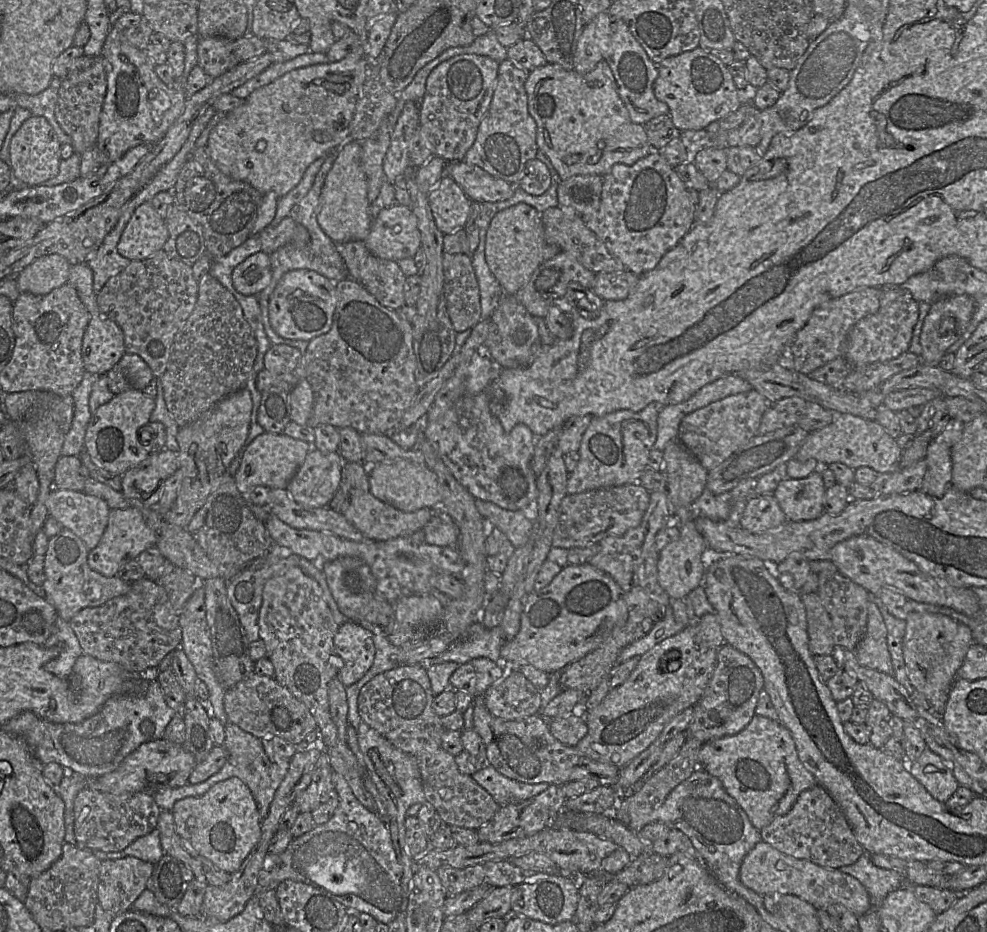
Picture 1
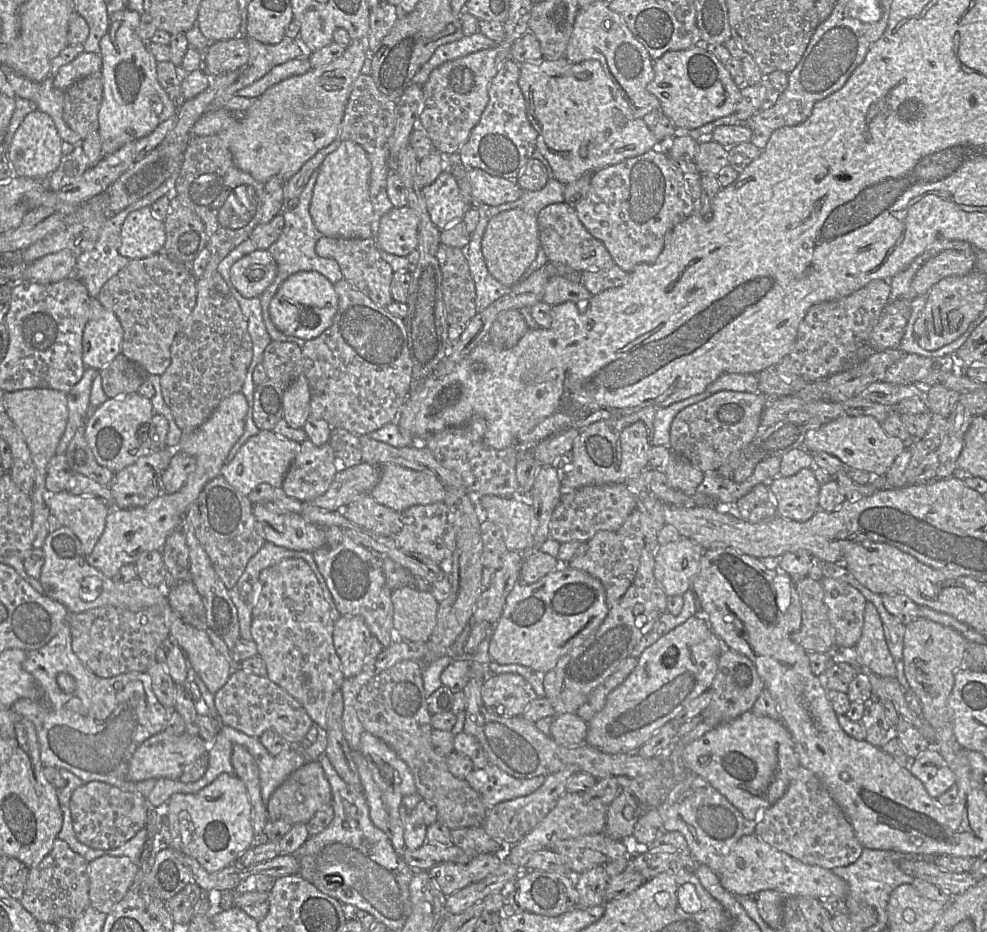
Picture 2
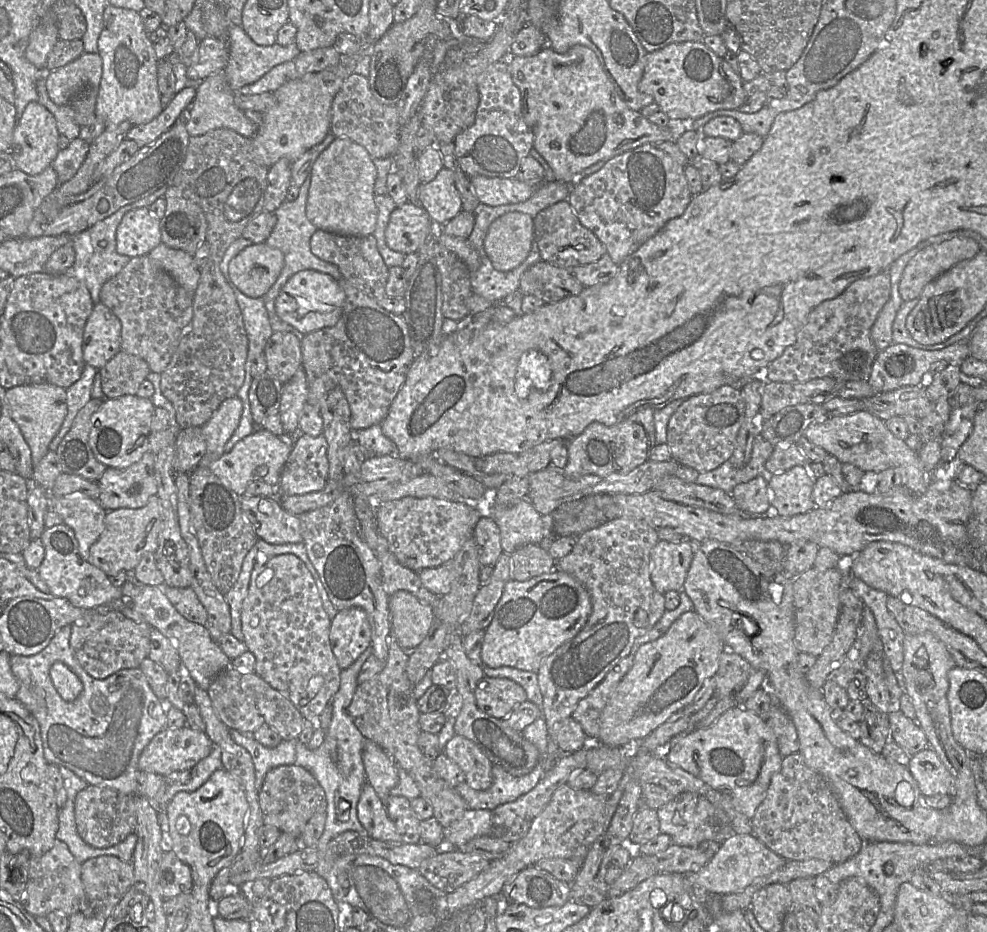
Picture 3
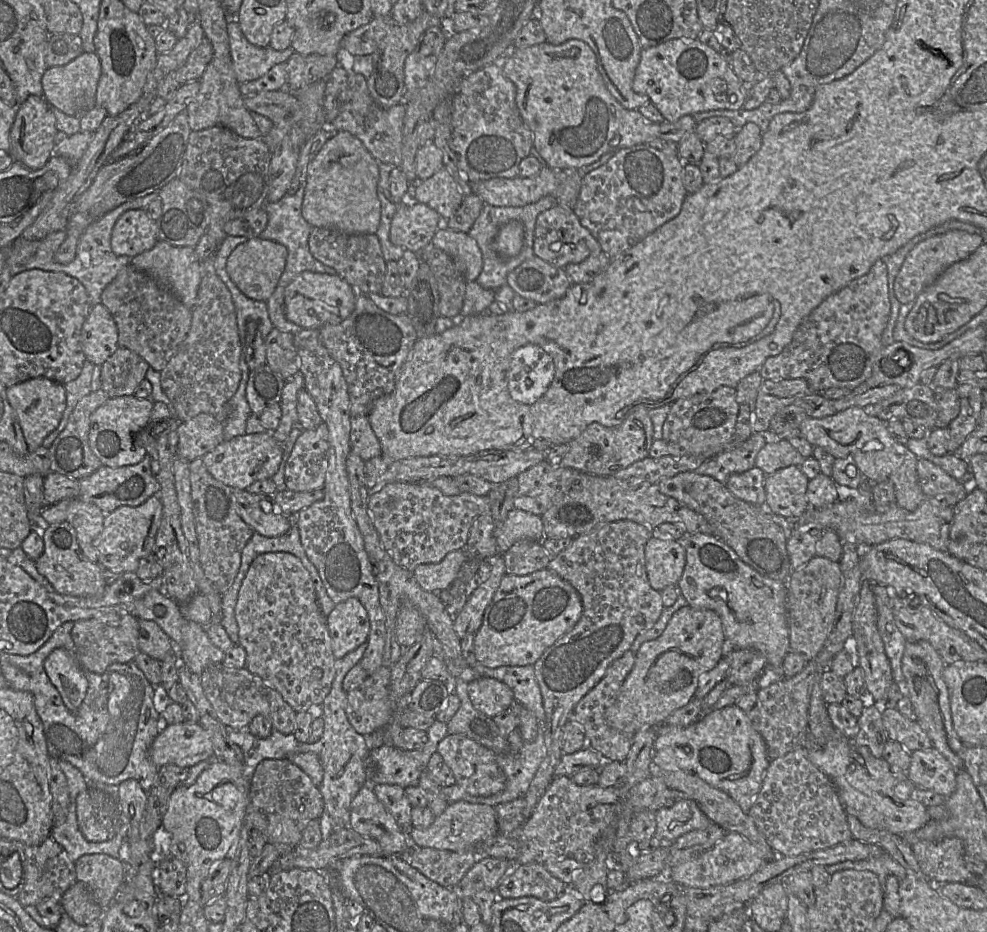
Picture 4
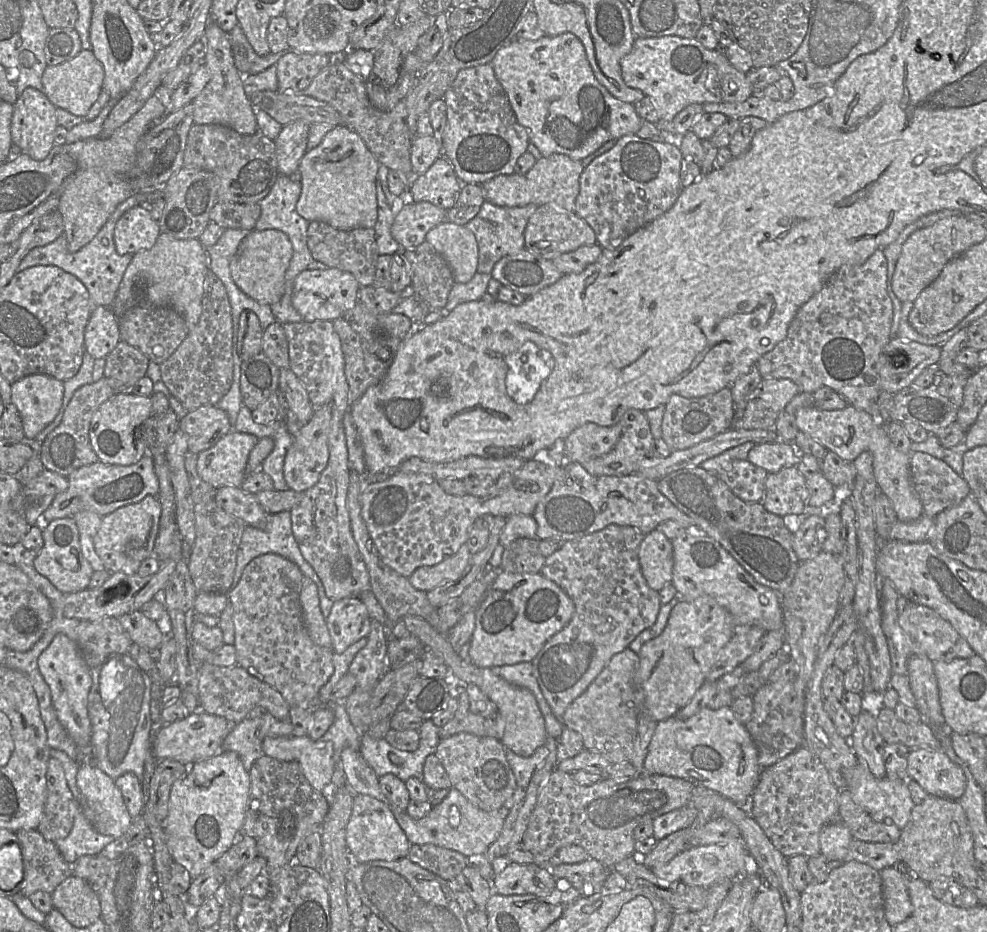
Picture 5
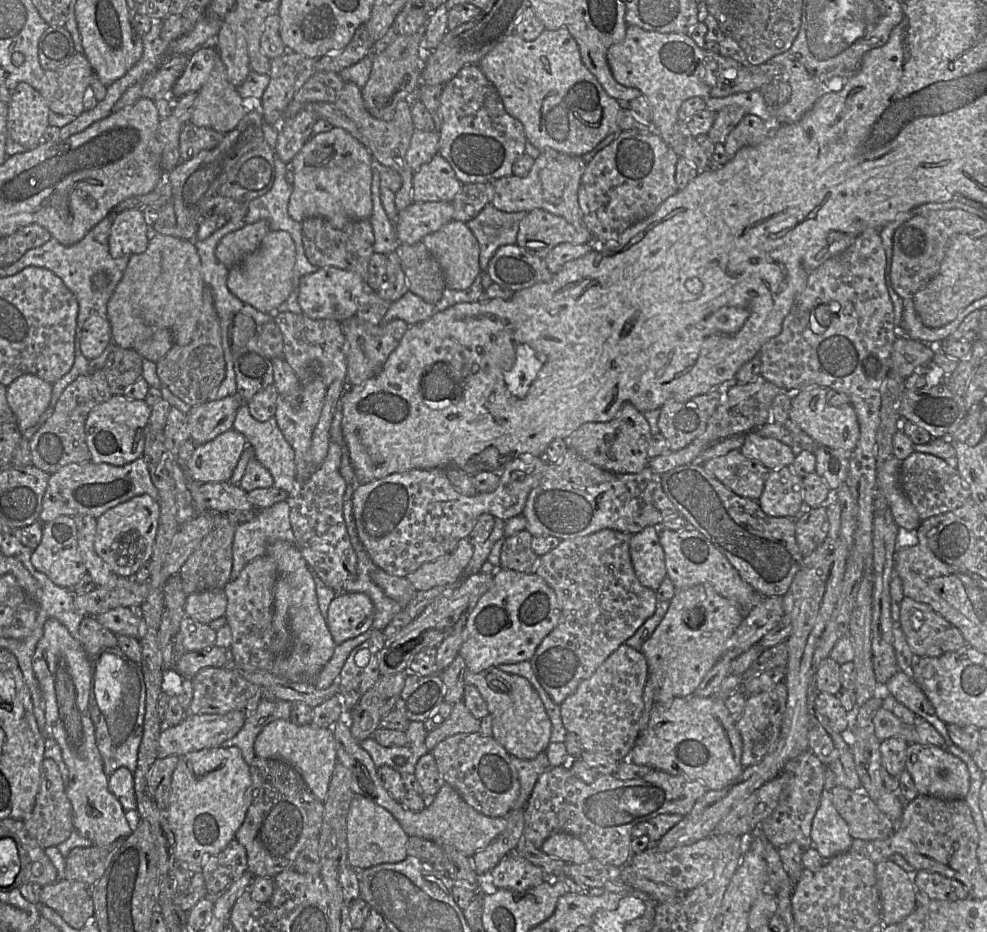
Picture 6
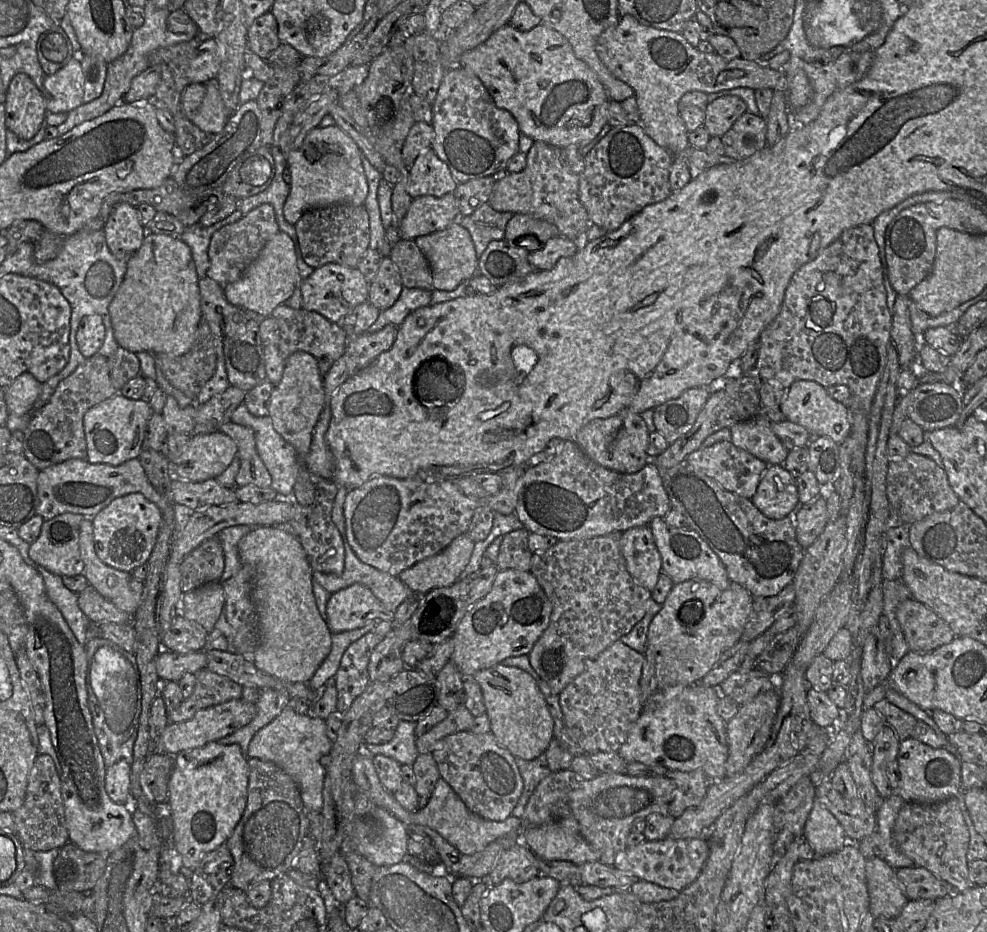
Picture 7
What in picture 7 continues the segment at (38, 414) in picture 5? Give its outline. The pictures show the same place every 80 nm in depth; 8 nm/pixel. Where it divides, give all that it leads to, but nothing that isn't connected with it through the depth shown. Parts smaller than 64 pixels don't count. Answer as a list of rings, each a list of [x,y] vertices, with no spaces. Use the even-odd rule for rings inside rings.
[[[23,373],[5,388],[9,413],[24,415],[31,411],[42,391],[42,383],[33,375]]]

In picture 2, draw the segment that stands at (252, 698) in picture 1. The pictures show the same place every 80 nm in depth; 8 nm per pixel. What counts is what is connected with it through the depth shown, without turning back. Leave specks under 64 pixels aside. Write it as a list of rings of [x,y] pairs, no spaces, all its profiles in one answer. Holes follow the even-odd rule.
[[[241,668],[233,669],[228,681],[214,694],[214,701],[219,713],[219,721],[222,725],[232,727],[251,737],[259,738],[263,732],[271,730],[280,735],[289,744],[300,745],[314,724],[303,706],[288,692],[267,677],[255,675]]]

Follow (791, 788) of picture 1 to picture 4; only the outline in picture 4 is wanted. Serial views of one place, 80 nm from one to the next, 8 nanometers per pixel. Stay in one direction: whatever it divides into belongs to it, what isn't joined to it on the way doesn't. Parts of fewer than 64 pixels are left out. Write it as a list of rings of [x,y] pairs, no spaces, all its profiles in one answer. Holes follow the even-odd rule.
[[[735,704],[703,713],[696,722],[688,726],[681,727],[667,723],[659,724],[652,747],[651,759],[651,774],[656,774],[659,771],[674,770],[693,773],[710,786],[727,793],[746,813],[749,812],[761,790],[764,776],[770,764],[763,737],[755,729],[753,722],[746,716],[743,710]]]

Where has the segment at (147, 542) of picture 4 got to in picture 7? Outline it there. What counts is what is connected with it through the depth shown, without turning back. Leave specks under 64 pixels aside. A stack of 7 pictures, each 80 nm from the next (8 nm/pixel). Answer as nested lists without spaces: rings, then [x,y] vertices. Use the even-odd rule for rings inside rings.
[[[130,493],[112,500],[93,518],[94,549],[98,558],[119,571],[132,570],[147,563],[156,543],[162,513],[141,493]]]

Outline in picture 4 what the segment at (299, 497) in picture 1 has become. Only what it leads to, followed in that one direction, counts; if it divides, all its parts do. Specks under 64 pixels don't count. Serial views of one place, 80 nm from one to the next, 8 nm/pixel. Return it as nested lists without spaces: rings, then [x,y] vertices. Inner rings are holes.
[[[321,423],[314,430],[303,430],[285,462],[287,490],[311,492],[323,489],[328,468],[328,428]]]

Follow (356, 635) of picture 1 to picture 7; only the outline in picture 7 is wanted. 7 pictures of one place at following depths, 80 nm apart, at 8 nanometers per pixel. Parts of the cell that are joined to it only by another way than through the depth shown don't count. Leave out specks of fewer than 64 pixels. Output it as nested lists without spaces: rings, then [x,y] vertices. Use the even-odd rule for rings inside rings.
[[[352,584],[330,594],[326,605],[327,624],[332,633],[354,630],[370,621],[391,621],[393,613],[387,611],[371,590],[361,584]]]

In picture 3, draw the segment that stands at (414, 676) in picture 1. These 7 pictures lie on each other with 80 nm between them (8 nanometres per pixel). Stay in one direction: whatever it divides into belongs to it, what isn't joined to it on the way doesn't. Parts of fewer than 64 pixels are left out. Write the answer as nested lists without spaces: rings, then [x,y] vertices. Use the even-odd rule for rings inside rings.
[[[391,625],[385,666],[370,680],[358,684],[348,707],[348,713],[363,737],[380,746],[398,767],[403,768],[412,777],[420,790],[420,796],[432,805],[433,816],[443,827],[448,827],[460,819],[470,807],[456,787],[451,786],[435,773],[433,760],[425,756],[418,747],[421,733],[420,712],[417,699],[413,695],[414,685],[406,673],[408,657],[409,653],[399,646]]]

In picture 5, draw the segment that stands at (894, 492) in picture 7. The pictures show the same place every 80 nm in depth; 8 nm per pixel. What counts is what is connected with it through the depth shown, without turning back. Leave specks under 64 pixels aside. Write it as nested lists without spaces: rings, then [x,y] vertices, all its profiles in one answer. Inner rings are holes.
[[[924,452],[911,453],[910,474],[923,514],[931,518],[959,505],[970,493],[967,482],[949,465]]]

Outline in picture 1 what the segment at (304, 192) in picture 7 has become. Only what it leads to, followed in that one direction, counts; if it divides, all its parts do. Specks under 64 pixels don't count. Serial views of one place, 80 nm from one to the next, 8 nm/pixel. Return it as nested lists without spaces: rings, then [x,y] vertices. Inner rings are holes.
[[[346,140],[328,172],[320,194],[317,222],[335,243],[364,241],[371,228],[371,203],[367,197],[367,180],[361,164],[360,142]]]

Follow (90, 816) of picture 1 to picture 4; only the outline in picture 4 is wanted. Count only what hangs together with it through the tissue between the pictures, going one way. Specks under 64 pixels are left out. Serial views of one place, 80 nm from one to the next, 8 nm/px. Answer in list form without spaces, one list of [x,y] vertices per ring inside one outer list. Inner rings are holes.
[[[88,787],[78,794],[76,798],[76,814],[79,830],[91,842],[110,840],[115,837],[123,824],[129,824],[119,805],[119,793],[118,799],[114,799],[107,792],[95,787]]]

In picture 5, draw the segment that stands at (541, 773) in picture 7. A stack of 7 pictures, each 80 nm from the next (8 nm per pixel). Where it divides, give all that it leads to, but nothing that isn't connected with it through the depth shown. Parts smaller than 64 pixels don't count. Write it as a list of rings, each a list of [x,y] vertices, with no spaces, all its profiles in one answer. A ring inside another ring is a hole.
[[[545,743],[530,756],[520,756],[508,748],[505,751],[517,783],[514,794],[504,804],[504,807],[510,810],[525,797],[534,772],[548,756],[549,750]]]

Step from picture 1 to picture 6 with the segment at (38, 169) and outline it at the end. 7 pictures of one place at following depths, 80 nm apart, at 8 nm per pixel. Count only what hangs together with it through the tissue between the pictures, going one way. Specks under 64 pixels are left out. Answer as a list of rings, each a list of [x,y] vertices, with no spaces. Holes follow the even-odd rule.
[[[25,82],[19,83],[8,103],[8,135],[28,150],[36,148],[49,126],[50,112],[39,91]]]

